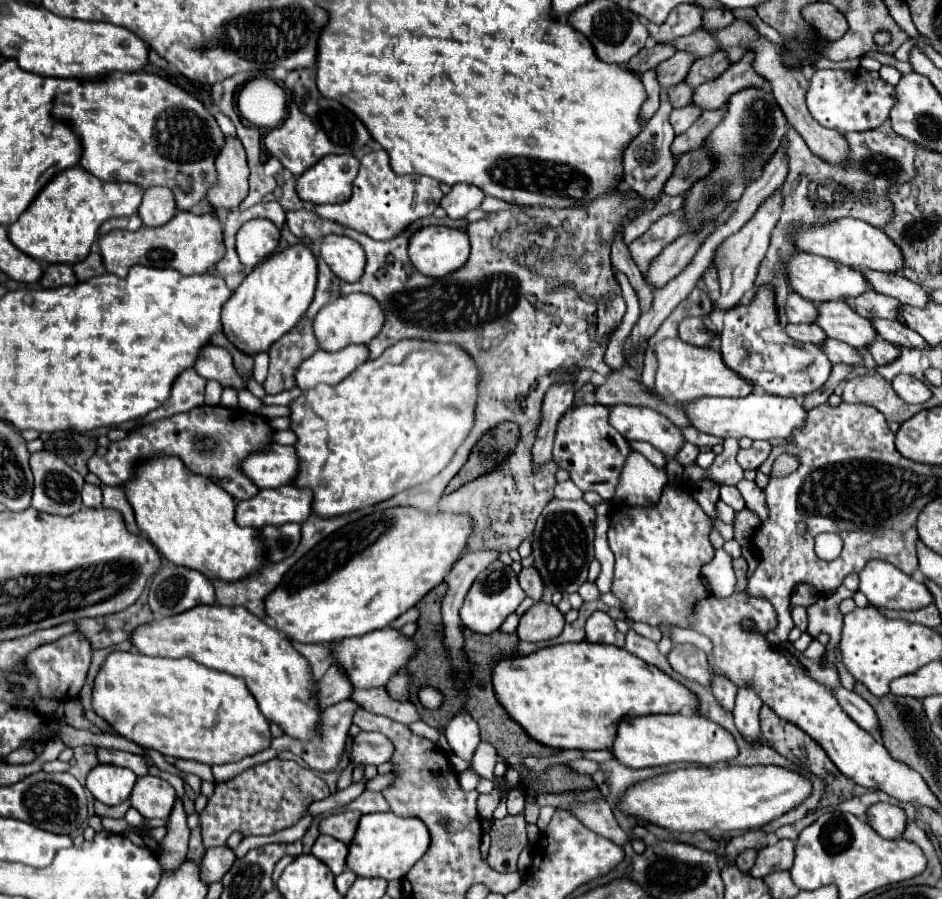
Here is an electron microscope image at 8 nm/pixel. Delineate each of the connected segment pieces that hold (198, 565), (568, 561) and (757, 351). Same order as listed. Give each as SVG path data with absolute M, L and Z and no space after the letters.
M153 455L141 461L133 473L133 477L123 485L127 501L135 511L135 521L141 531L155 547L161 551L165 559L175 565L191 567L201 571L209 579L237 581L255 573L261 563L261 543L257 543L257 531L247 531L237 527L233 521L235 499L225 493L213 479L197 475L185 467L185 463L175 455Z
M553 499L545 505L543 513L535 523L531 537L533 547L533 567L539 571L545 587L561 593L575 593L579 585L587 581L587 569L593 561L593 537L595 537L595 509L583 499L561 501Z
M771 287L757 291L749 305L735 307L725 313L725 327L721 331L721 357L725 365L753 387L781 397L805 397L825 385L831 373L827 355L809 343L797 343L785 335L777 321Z

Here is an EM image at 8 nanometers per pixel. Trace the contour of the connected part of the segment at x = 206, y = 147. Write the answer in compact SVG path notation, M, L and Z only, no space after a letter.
M113 71L104 79L79 81L71 91L57 95L51 103L51 113L79 135L83 149L81 167L103 181L129 181L143 189L155 185L169 187L177 199L177 207L189 211L205 197L207 189L217 179L213 163L225 135L215 117L195 97L155 73Z

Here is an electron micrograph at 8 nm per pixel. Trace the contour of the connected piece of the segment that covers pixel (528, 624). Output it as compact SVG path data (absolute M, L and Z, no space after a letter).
M535 603L521 619L517 627L517 637L521 641L547 641L563 631L565 619L561 611L551 603Z

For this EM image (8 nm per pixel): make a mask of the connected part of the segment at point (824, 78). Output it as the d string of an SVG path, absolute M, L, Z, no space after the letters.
M863 69L857 71L815 71L811 77L811 85L807 89L807 107L813 119L817 119L823 127L835 129L839 133L849 131L867 131L879 127L887 115L889 107L895 103L895 89L879 79L879 73L867 73Z

